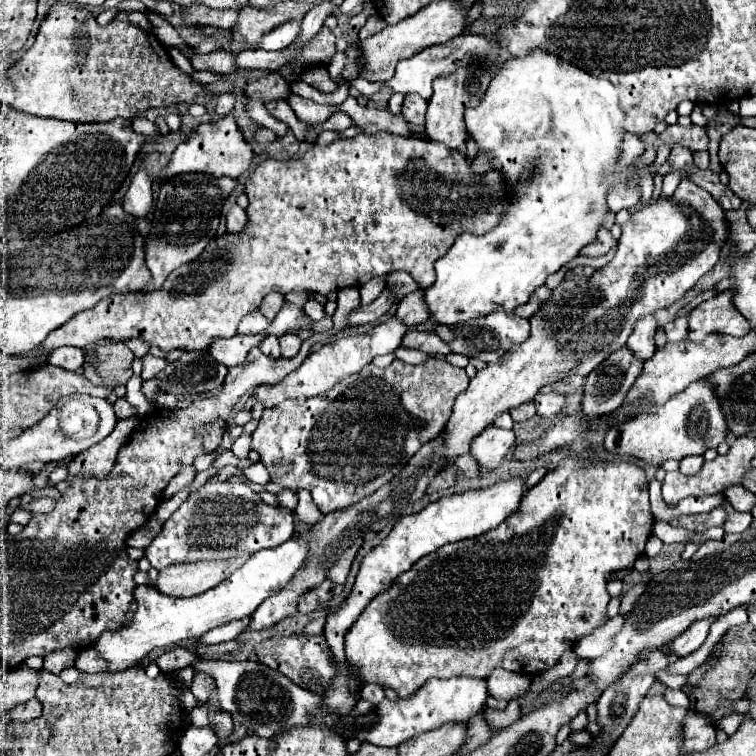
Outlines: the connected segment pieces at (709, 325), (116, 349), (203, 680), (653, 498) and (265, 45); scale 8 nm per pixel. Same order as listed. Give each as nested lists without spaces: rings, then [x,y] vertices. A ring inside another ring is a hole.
[[[724,291],[714,299],[704,301],[690,313],[690,341],[702,341],[708,333],[742,337],[746,335],[746,331],[752,331],[752,327],[748,319],[744,319],[730,303],[730,291]]]
[[[100,343],[86,351],[84,375],[96,385],[114,389],[118,385],[126,385],[132,377],[132,361],[134,353],[126,343]]]
[[[196,673],[194,681],[190,685],[190,691],[194,693],[194,697],[198,699],[198,703],[206,703],[210,693],[216,689],[216,683],[212,679],[208,679],[204,673]]]
[[[656,479],[650,481],[650,505],[655,520],[670,521],[670,519],[678,517],[676,509],[666,507],[662,498],[661,482]]]
[[[290,21],[290,23],[282,23],[278,27],[274,27],[270,33],[262,35],[262,41],[258,45],[258,49],[266,49],[266,51],[280,51],[292,45],[292,41],[298,37],[300,33],[300,25],[302,21]]]

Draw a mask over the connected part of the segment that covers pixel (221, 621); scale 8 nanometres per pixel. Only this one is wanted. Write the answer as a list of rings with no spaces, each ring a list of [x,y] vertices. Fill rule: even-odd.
[[[296,533],[292,539],[288,539],[286,543],[274,549],[262,549],[254,553],[238,571],[234,571],[218,587],[212,587],[210,591],[194,597],[170,597],[160,593],[152,585],[138,585],[134,595],[138,601],[138,611],[132,623],[128,627],[124,625],[114,633],[110,631],[102,635],[94,645],[94,649],[102,653],[102,657],[110,665],[110,671],[116,673],[142,661],[142,657],[156,647],[166,649],[166,647],[172,647],[174,643],[198,639],[214,627],[220,627],[244,617],[252,617],[258,605],[270,595],[274,595],[276,591],[280,591],[290,581],[290,577],[298,571],[306,555],[306,537],[308,533]]]

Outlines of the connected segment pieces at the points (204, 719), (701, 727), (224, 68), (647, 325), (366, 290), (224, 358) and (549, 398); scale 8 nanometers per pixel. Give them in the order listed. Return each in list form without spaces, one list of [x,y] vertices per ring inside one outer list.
[[[198,705],[198,707],[194,707],[194,709],[190,711],[192,725],[196,725],[196,727],[206,727],[206,725],[208,725],[208,715],[210,715],[210,711],[208,711],[206,705]]]
[[[688,711],[684,723],[684,751],[704,751],[714,743],[716,743],[714,725],[706,717]]]
[[[214,51],[208,55],[194,55],[192,57],[192,67],[196,71],[214,71],[220,75],[230,75],[234,71],[242,71],[236,61],[232,59],[230,53],[226,51]]]
[[[654,313],[646,315],[646,317],[638,319],[638,323],[636,323],[636,327],[634,327],[634,331],[632,331],[632,335],[630,335],[628,343],[626,343],[644,361],[650,359],[650,355],[656,349],[656,345],[654,345],[656,329],[658,329],[658,321],[656,321]]]
[[[378,275],[378,277],[370,279],[366,285],[360,287],[360,299],[362,299],[360,303],[362,303],[362,305],[372,303],[372,301],[382,293],[384,287],[386,287],[386,275]]]
[[[262,331],[258,335],[236,335],[230,339],[214,339],[208,347],[208,353],[222,365],[226,367],[234,367],[238,363],[244,363],[248,351],[256,345],[262,343],[262,339],[268,333]]]
[[[548,393],[548,395],[536,395],[536,399],[534,399],[534,403],[536,403],[536,413],[540,415],[540,417],[554,417],[554,415],[558,415],[560,411],[562,411],[562,407],[564,407],[564,397],[562,395],[556,395],[556,393]]]

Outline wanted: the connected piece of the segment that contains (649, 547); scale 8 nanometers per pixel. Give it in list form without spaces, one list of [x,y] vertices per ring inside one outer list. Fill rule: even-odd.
[[[652,535],[650,539],[648,539],[648,543],[646,543],[646,557],[656,557],[656,555],[660,555],[662,553],[662,547],[664,547],[664,543],[656,537],[656,535]]]

